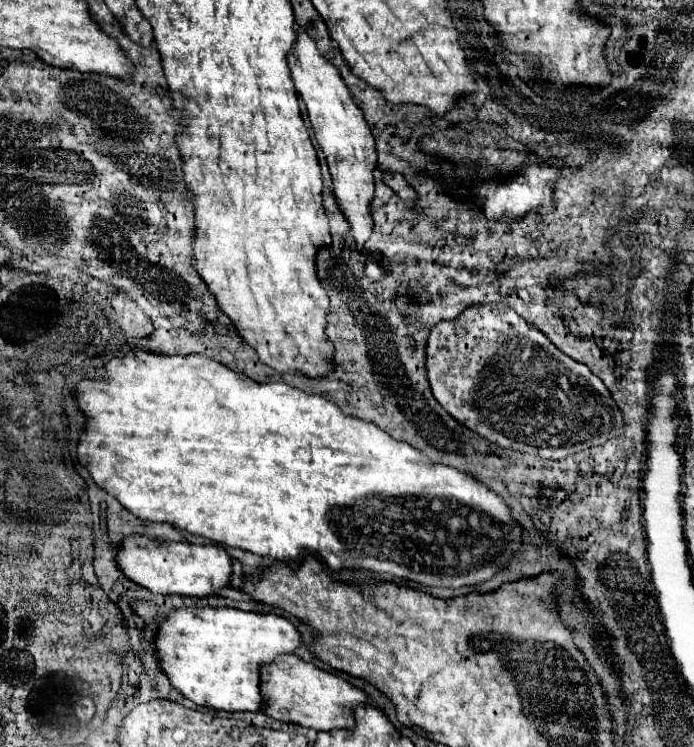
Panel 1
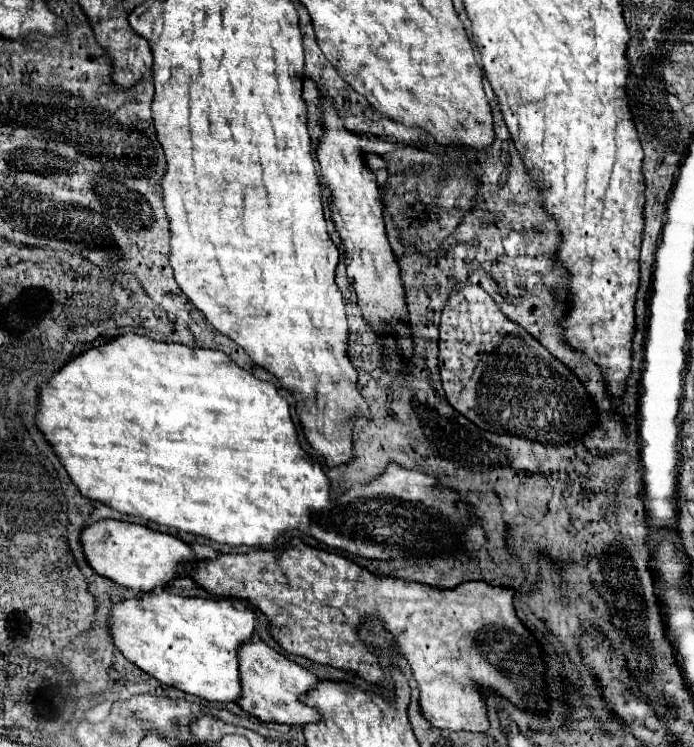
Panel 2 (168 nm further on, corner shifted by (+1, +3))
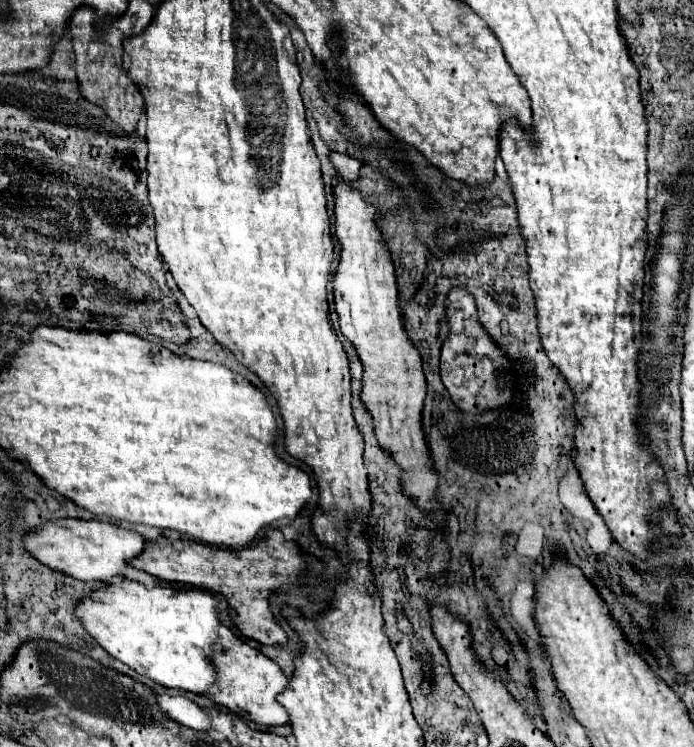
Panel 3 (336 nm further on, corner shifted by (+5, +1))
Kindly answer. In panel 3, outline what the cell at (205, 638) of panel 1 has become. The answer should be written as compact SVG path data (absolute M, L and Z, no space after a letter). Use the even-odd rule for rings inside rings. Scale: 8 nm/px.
M120 581L110 585L108 589L98 589L90 597L82 599L82 605L76 607L80 621L88 629L88 633L118 661L134 669L136 673L150 677L152 681L170 687L184 689L192 693L204 695L218 679L216 665L210 659L210 649L218 641L220 629L220 599L206 591L176 591L168 587L146 589L136 581Z

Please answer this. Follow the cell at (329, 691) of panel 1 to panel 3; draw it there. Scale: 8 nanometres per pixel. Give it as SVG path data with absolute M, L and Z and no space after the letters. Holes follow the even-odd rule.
M222 627L218 647L214 647L214 663L218 663L218 683L206 693L208 699L228 707L234 713L238 713L238 709L244 711L250 717L250 721L258 725L272 727L286 725L290 721L286 709L276 701L278 693L282 693L288 687L288 677L270 657L246 645L228 627Z

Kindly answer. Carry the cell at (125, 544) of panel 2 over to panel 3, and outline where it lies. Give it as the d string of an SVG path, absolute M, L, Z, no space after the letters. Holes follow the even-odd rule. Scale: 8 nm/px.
M58 519L42 525L34 533L26 535L26 549L46 563L48 567L62 571L84 583L104 583L112 579L122 579L128 563L142 555L146 549L146 537L136 531L122 529L104 521L82 521L82 519Z

